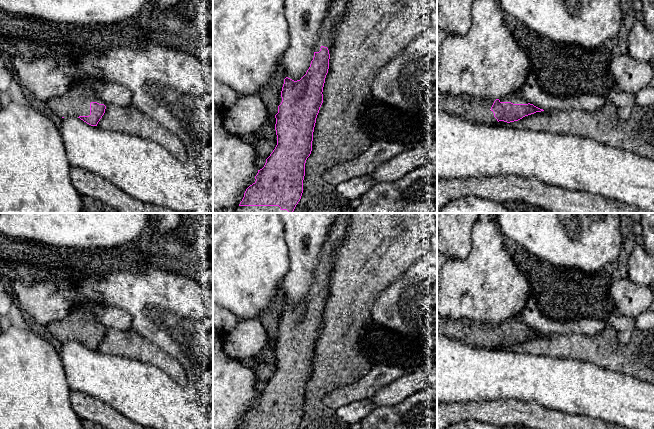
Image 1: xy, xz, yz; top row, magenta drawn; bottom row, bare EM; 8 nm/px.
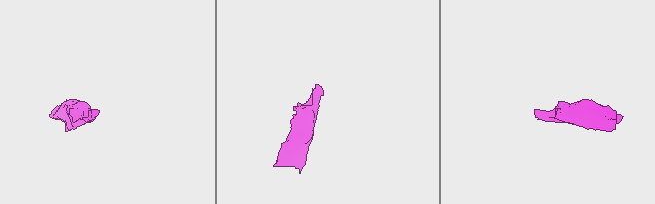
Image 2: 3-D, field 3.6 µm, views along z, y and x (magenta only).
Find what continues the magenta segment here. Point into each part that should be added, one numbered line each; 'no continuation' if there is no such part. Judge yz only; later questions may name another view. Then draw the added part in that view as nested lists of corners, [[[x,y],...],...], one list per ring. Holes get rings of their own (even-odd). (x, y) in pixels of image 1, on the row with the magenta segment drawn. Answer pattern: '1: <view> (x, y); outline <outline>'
1: yz (516, 98); outline [[[521,91],[509,94],[499,100],[500,102],[511,102],[513,104],[528,104],[528,102],[523,99]]]

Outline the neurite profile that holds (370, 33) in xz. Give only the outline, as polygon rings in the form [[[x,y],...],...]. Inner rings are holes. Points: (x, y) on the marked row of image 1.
[[[349,0],[347,9],[334,29],[334,43],[330,50],[329,69],[323,87],[323,103],[316,118],[312,151],[305,163],[303,193],[293,213],[354,213],[350,201],[336,192],[336,186],[327,183],[323,175],[335,165],[347,162],[364,153],[371,141],[362,129],[360,116],[372,99],[370,84],[379,70],[425,29],[431,22],[436,0]]]

